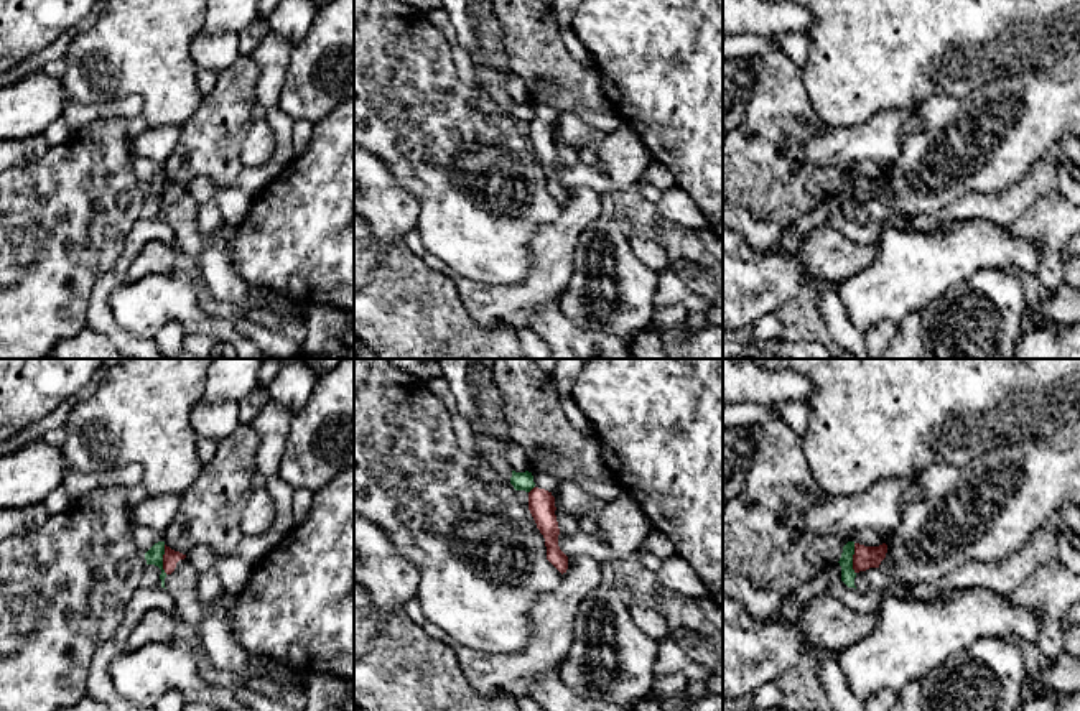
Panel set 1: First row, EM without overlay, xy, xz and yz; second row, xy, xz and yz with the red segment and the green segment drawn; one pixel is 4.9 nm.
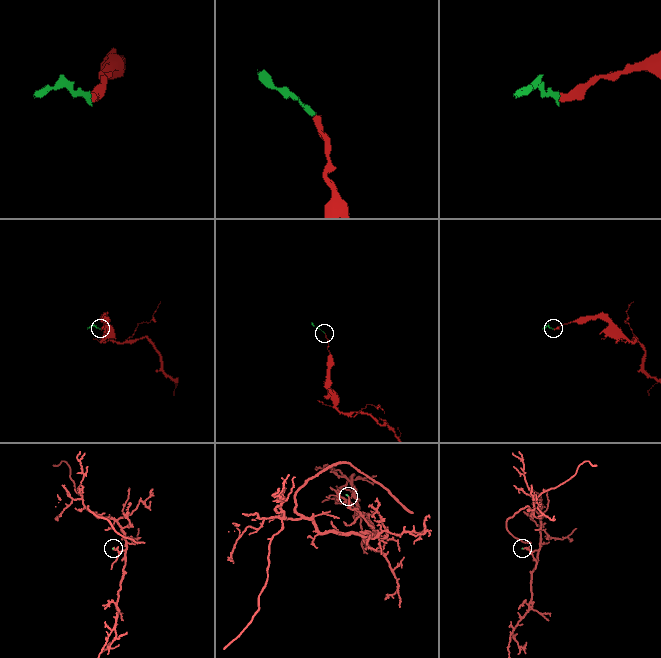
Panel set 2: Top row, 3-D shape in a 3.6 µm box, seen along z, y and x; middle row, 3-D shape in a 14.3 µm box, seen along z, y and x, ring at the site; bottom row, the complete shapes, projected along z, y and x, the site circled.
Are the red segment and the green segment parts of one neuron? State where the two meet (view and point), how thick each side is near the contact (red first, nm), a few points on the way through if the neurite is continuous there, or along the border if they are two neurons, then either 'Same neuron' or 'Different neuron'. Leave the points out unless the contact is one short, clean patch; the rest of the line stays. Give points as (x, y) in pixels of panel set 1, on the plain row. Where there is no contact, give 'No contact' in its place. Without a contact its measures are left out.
Touches red at yz (853, 190). Thickness 110 nm (red) against 70 nm. Boundary: yz (853, 175), (855, 204). Different neuron

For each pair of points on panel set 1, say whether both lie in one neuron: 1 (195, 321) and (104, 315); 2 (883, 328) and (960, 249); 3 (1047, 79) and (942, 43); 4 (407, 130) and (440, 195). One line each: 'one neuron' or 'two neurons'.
1: two neurons
2: two neurons
3: two neurons
4: one neuron

